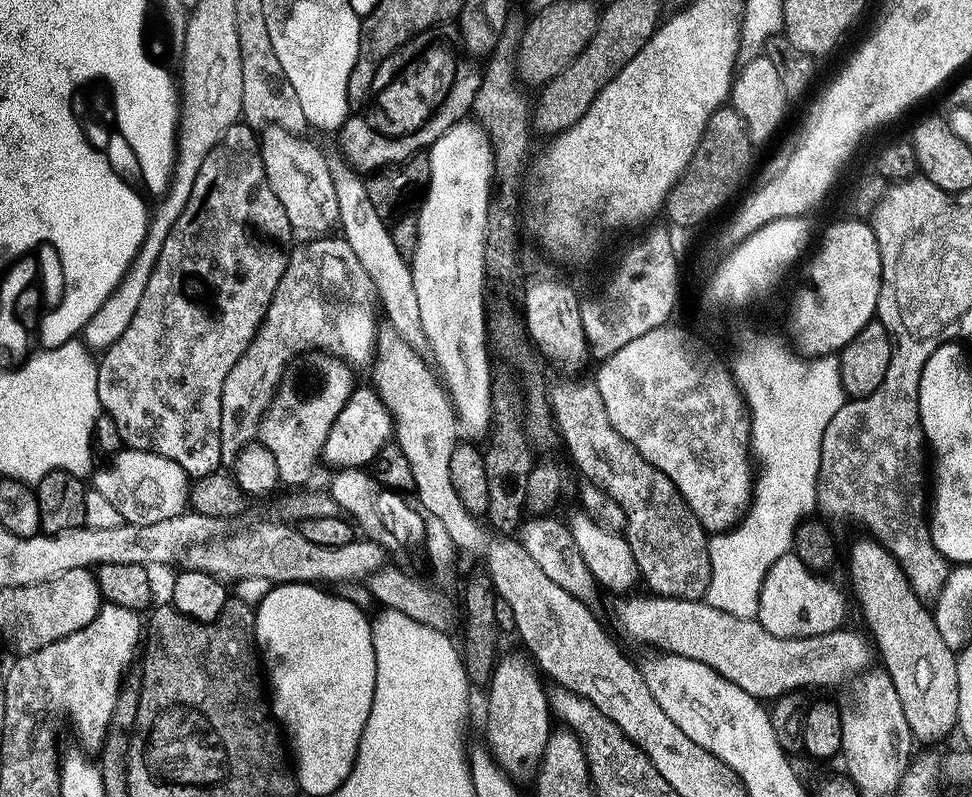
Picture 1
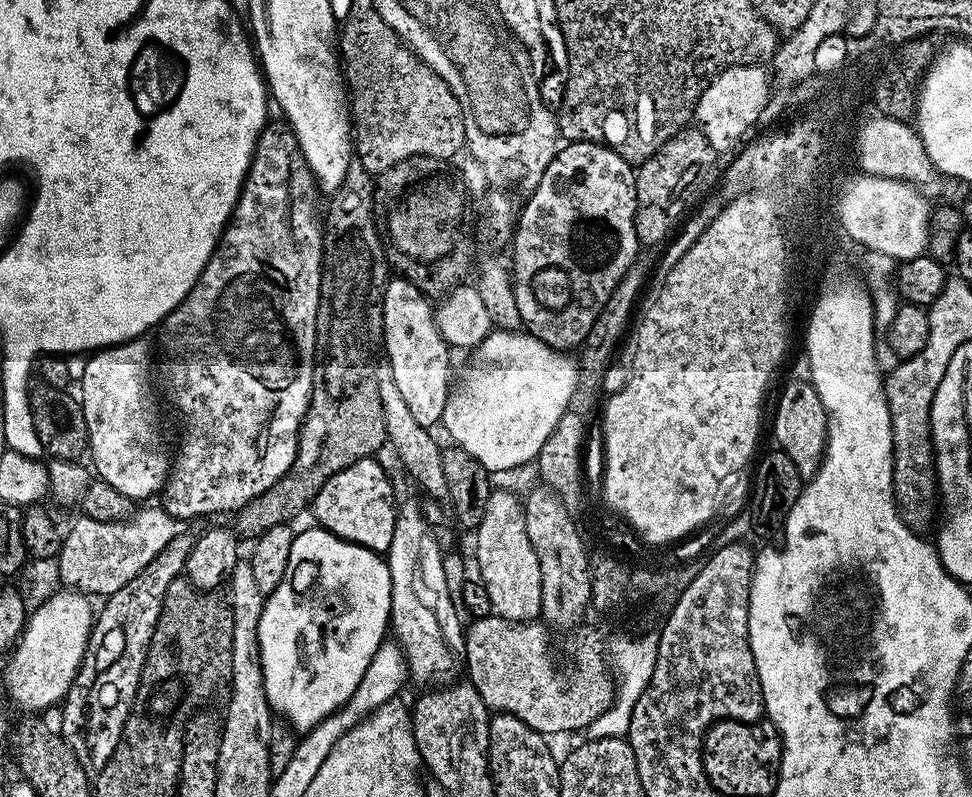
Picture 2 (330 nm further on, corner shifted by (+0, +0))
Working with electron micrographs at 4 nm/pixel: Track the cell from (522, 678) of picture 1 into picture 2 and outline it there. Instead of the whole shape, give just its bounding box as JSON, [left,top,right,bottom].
[475,488,542,622]

